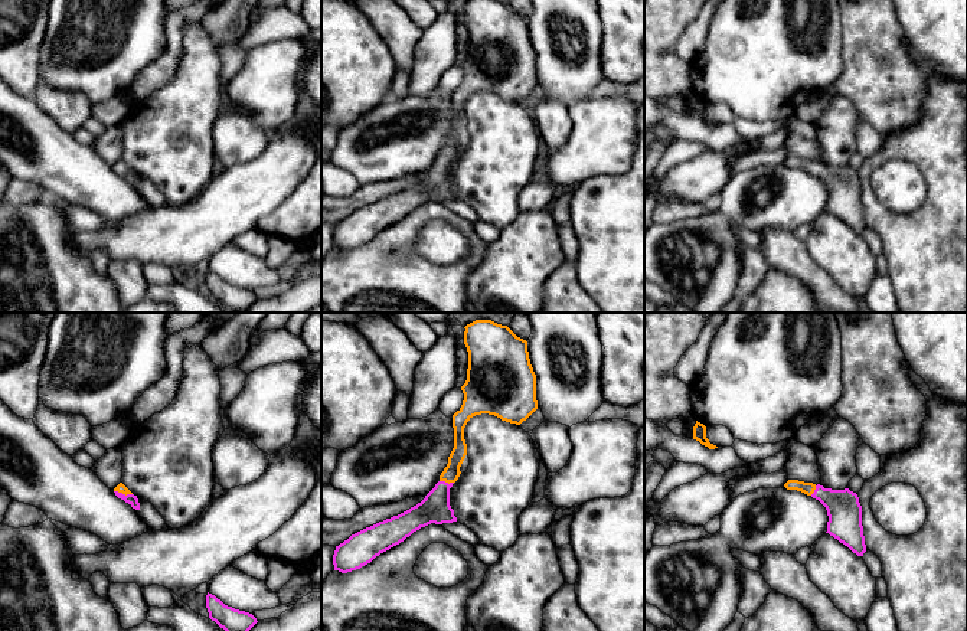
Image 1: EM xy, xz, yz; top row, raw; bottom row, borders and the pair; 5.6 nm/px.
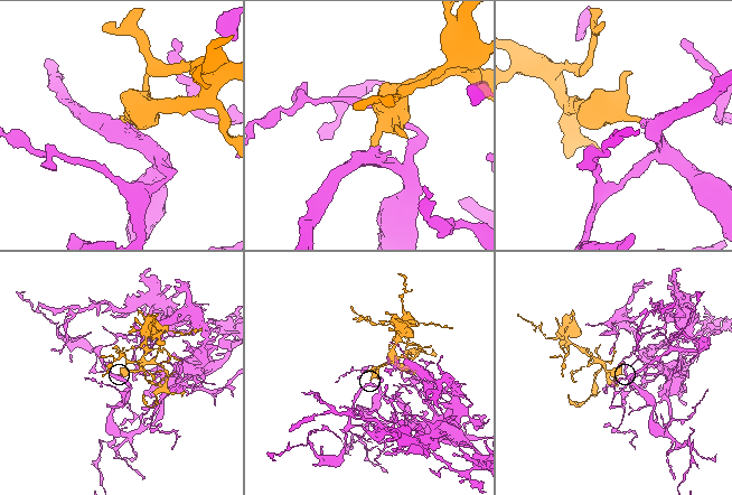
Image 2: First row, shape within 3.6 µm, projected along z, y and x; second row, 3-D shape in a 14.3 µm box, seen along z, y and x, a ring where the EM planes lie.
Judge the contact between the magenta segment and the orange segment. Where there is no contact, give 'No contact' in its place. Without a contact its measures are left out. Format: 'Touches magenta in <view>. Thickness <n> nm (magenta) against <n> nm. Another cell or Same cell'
Touches magenta in xz. Thickness 160 nm (magenta) against 90 nm. Same cell

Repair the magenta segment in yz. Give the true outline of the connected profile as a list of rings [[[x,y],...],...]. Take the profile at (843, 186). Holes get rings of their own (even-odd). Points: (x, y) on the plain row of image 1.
[[[788,157],[784,164],[819,177],[826,184],[829,193],[826,210],[847,223],[857,233],[863,233],[866,222],[862,203],[862,183],[856,170],[849,166],[824,166],[820,161],[816,163],[798,157]]]

